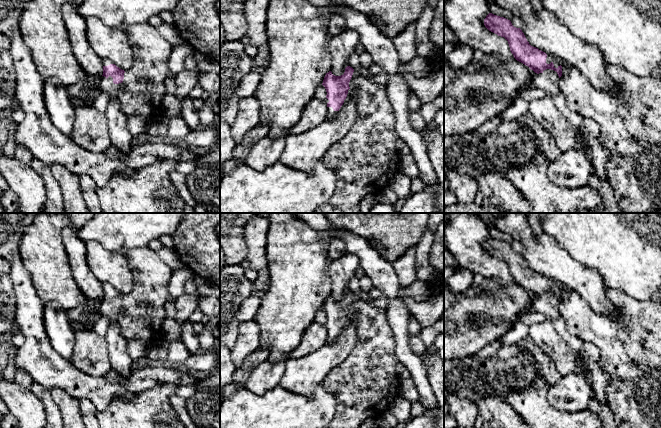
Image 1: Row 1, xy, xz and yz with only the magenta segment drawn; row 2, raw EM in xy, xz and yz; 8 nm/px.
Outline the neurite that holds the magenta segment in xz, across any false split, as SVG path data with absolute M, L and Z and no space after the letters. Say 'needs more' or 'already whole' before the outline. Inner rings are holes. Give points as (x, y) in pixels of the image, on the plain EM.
needs more; M350 290L341 300L326 297L322 309L327 319L327 343L333 343L349 318L355 328L357 341L354 349L342 364L335 367L325 378L326 389L336 398L336 413L326 428L360 428L370 418L378 419L389 410L399 396L401 379L396 371L399 362L392 329L386 311L368 303L364 297L356 297Z

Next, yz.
needs more; M489 237L484 243L485 251L504 261L509 268L514 282L528 290L535 297L543 297L546 293L557 296L558 310L566 323L567 330L584 342L595 344L600 350L600 367L609 375L607 385L607 408L614 416L619 428L661 428L661 286L647 301L636 300L619 289L606 288L606 297L620 313L620 323L607 314L597 314L576 291L568 288L559 281L546 278L533 271L527 265L520 252L512 249L511 245Z

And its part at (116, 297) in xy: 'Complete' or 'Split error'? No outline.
Split error

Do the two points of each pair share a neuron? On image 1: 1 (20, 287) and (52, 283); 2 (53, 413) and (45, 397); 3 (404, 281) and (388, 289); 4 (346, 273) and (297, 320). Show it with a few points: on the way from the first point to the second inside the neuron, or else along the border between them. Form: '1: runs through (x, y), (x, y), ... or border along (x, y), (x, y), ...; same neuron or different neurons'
1: border along (23, 263), (36, 294), (44, 303); different neurons
2: runs through (52, 409), (47, 401); same neuron
3: border along (390, 263), (400, 287); different neurons
4: border along (331, 263), (329, 266), (329, 294); different neurons

